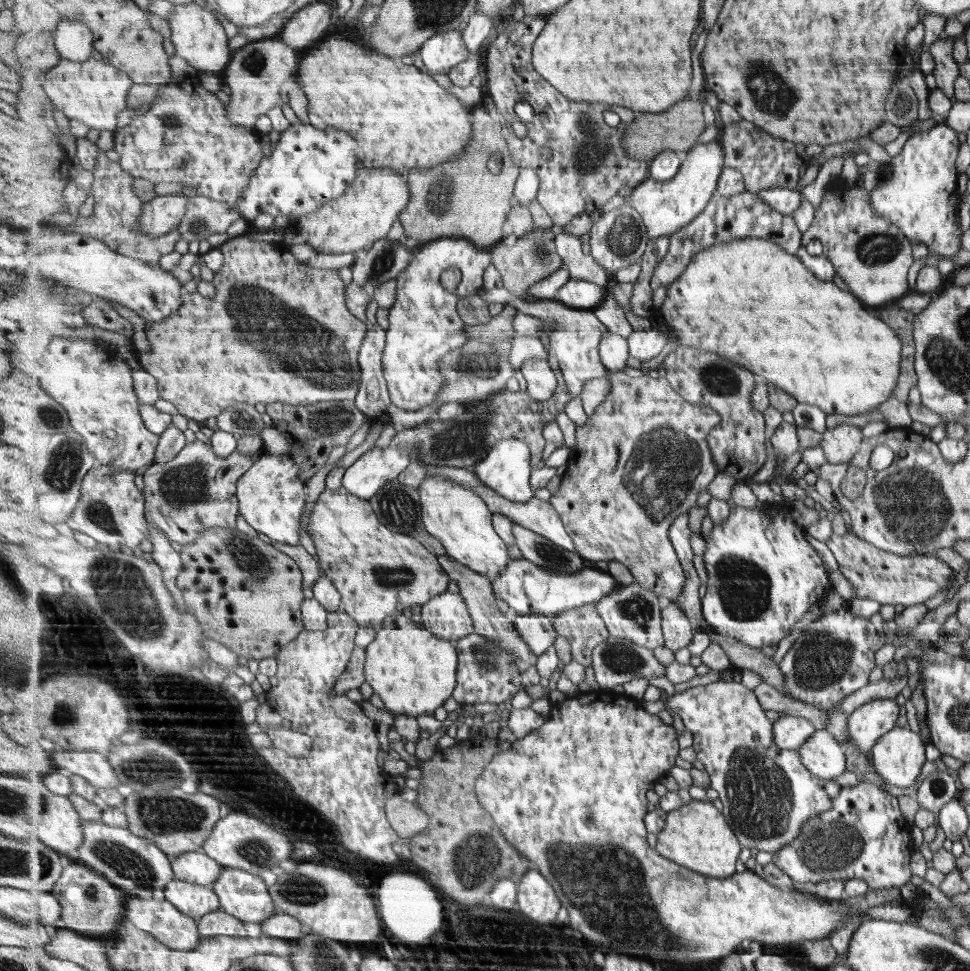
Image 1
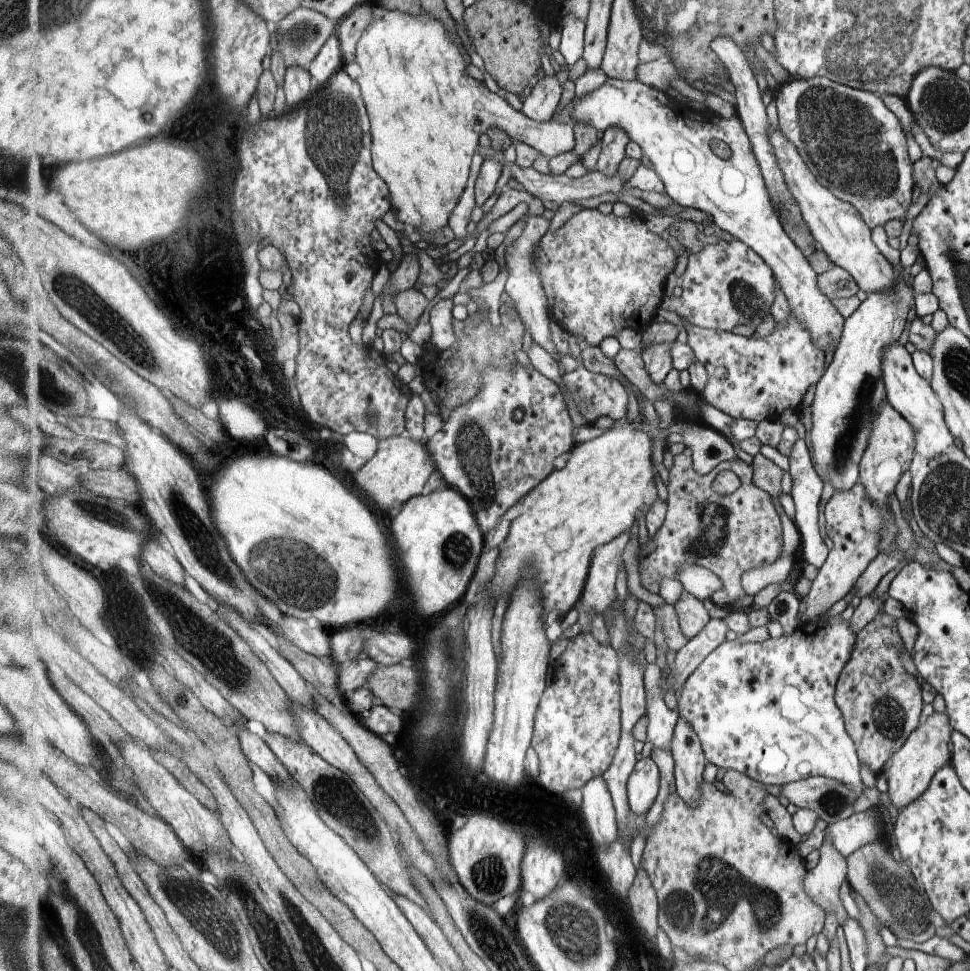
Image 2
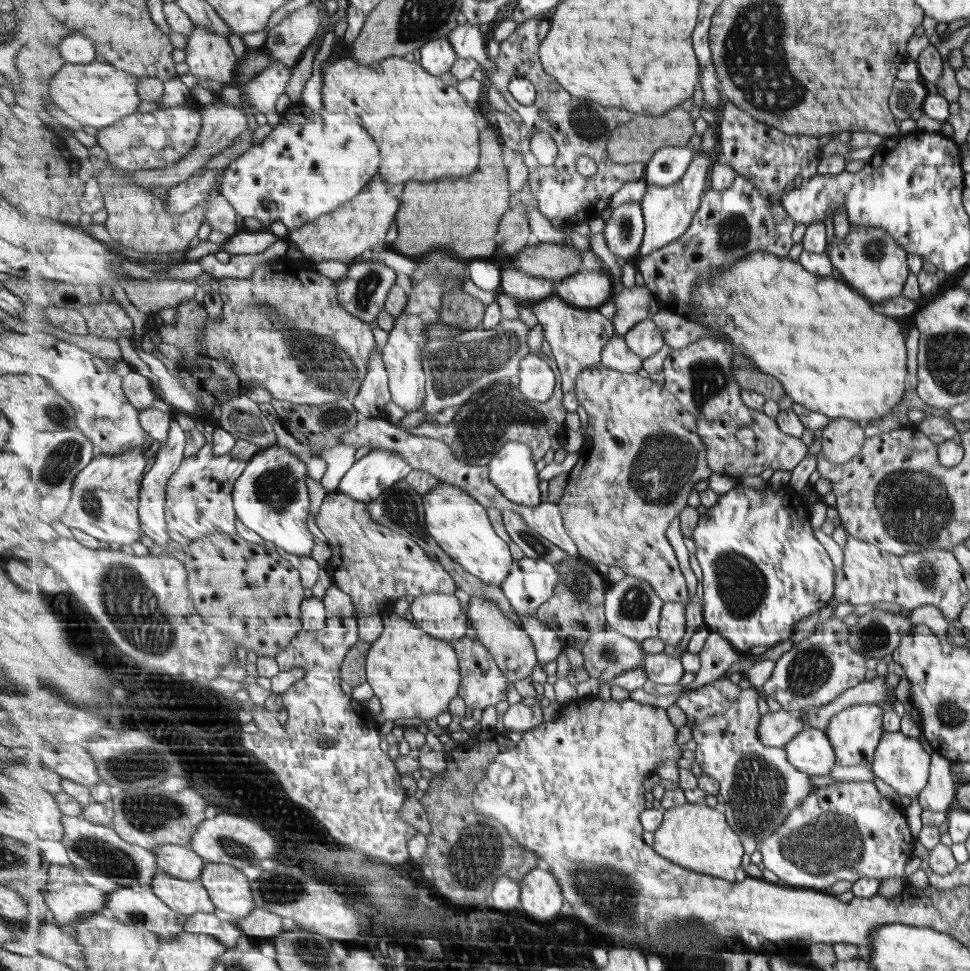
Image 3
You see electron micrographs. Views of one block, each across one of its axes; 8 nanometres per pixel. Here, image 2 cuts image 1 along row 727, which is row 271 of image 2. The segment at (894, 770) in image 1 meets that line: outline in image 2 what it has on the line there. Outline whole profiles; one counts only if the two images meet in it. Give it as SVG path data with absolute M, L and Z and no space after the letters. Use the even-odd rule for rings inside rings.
M893 268L893 286L891 290L881 290L881 292L871 292L867 298L860 303L856 311L848 316L845 321L843 338L838 343L833 360L827 367L821 380L812 389L809 402L812 406L812 429L810 430L810 440L813 448L813 458L815 468L821 480L837 490L851 490L859 483L860 462L869 446L869 438L873 432L873 421L879 412L880 405L887 400L887 391L884 387L883 364L884 349L896 342L899 334L905 328L905 322L910 309L913 307L915 298L911 281L913 276L905 272L903 268L898 270Z

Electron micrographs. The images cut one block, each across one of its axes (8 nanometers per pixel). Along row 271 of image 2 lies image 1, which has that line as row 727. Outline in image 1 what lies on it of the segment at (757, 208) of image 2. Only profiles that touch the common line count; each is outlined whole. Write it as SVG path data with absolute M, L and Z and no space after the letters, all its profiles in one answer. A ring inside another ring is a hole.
M787 714L783 717L779 716L773 727L777 746L785 750L798 751L815 732L817 728L809 718Z

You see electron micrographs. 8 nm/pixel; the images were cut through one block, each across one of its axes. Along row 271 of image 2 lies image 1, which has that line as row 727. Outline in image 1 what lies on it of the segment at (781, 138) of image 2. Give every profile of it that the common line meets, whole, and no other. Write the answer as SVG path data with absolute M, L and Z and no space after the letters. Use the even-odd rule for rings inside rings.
M877 698L867 704L859 707L857 711L849 715L849 742L852 746L857 746L861 752L865 752L868 756L871 755L873 745L879 740L881 734L885 734L888 730L893 728L893 722L897 718L897 703L893 698Z

